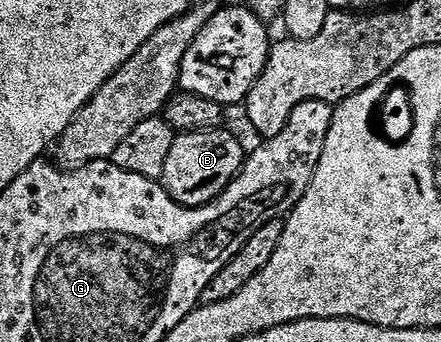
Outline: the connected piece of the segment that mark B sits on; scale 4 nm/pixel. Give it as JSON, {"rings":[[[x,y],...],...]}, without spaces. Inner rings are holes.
{"rings":[[[222,127],[211,131],[177,134],[175,143],[171,143],[171,152],[167,154],[167,163],[160,180],[167,195],[171,195],[175,203],[186,205],[188,209],[210,205],[237,178],[245,163],[247,149],[241,146],[235,134],[227,130]]]}

